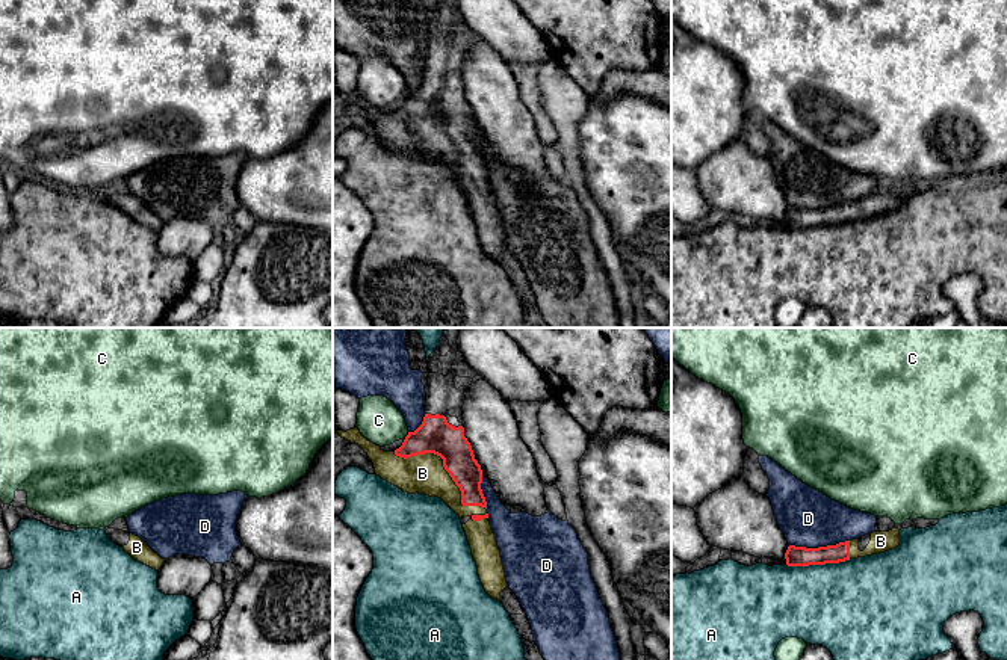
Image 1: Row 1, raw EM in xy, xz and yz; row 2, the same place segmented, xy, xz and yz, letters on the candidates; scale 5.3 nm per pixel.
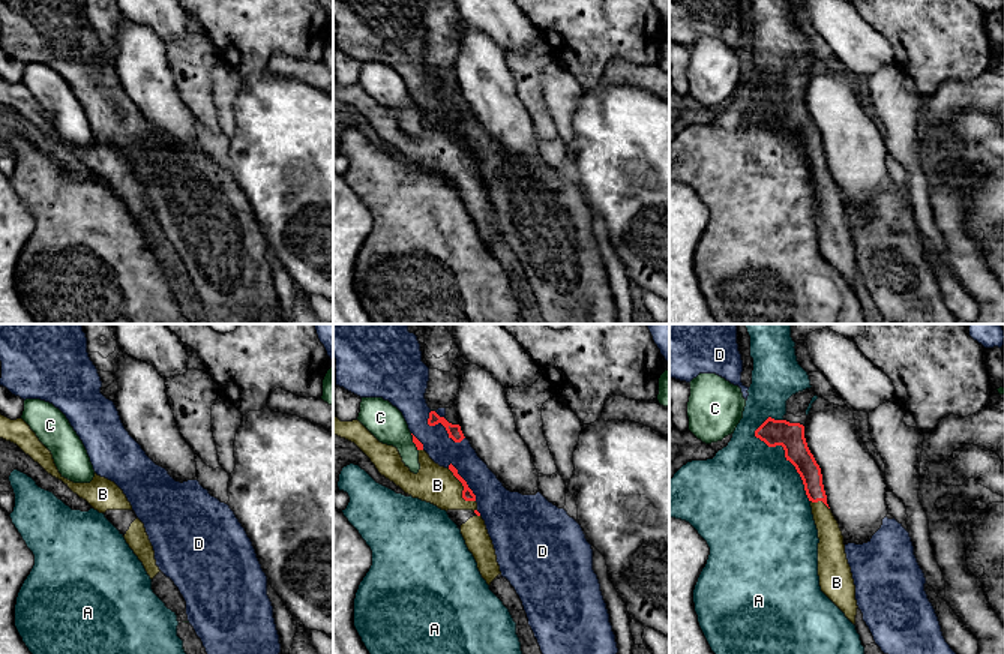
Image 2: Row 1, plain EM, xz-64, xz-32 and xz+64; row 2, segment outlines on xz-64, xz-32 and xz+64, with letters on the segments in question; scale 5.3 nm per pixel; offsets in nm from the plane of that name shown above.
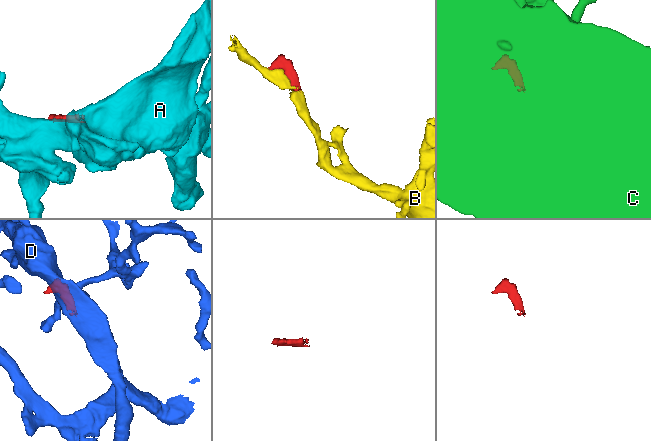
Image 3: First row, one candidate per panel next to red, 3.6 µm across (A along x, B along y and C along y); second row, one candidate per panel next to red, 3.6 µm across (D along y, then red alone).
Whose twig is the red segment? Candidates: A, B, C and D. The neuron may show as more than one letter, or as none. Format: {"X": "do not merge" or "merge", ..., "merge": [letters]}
{"A": "do not merge", "B": "merge", "C": "do not merge", "D": "do not merge", "merge": ["B"]}

